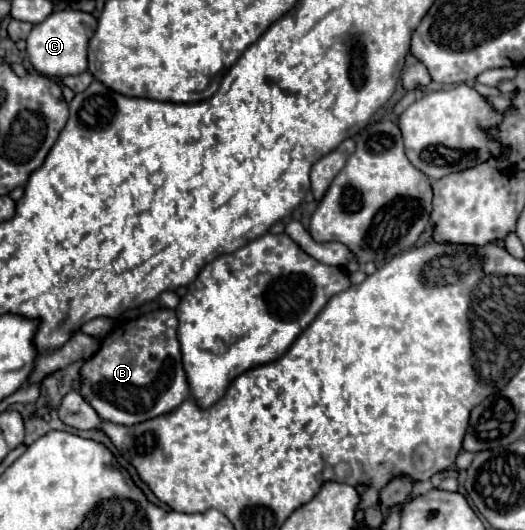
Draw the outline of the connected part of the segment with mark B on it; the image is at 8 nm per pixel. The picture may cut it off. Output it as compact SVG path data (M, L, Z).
M156 309L152 313L140 315L138 319L124 321L102 341L100 351L84 363L80 371L82 373L80 393L104 421L112 421L118 425L136 425L140 421L148 421L152 417L170 413L190 397L190 387L182 369L176 327L178 319L172 309Z

